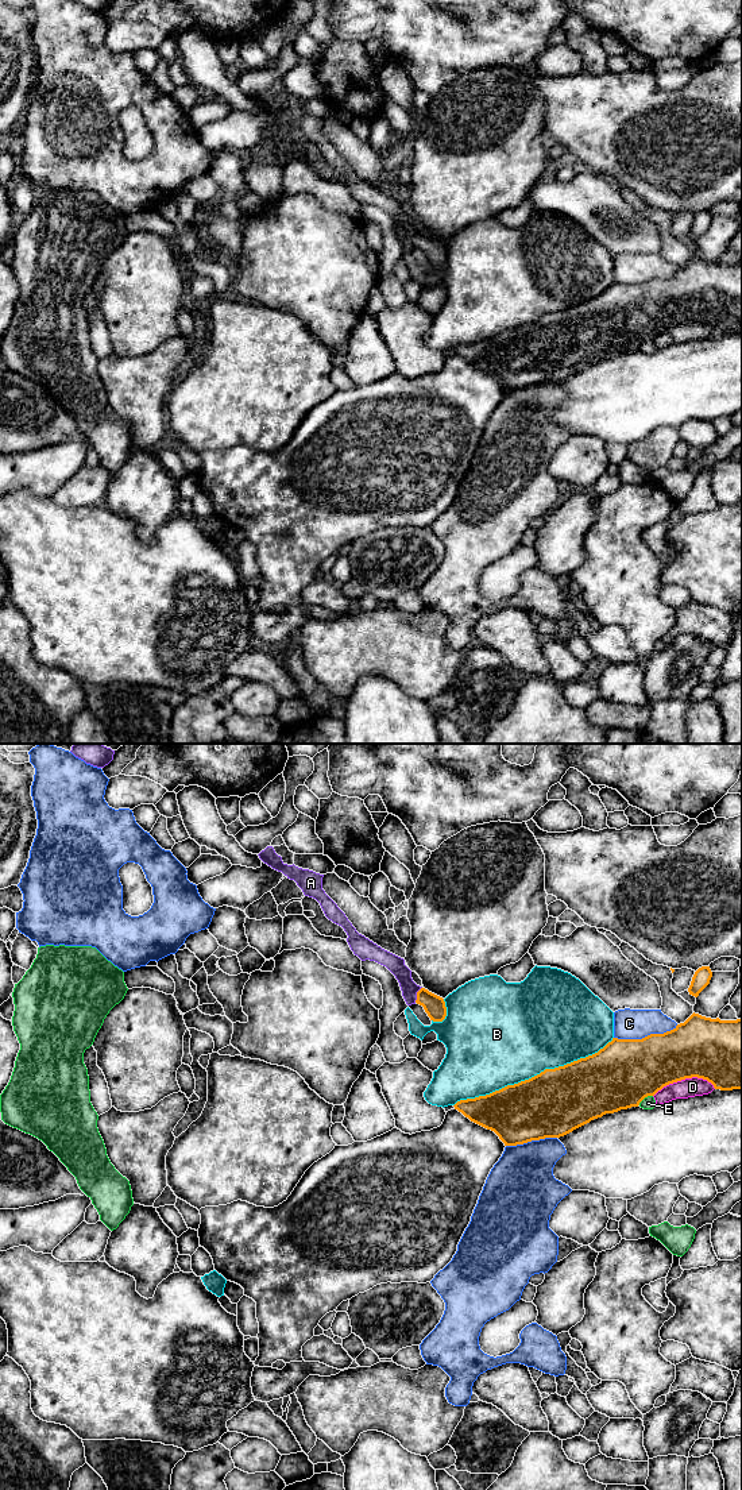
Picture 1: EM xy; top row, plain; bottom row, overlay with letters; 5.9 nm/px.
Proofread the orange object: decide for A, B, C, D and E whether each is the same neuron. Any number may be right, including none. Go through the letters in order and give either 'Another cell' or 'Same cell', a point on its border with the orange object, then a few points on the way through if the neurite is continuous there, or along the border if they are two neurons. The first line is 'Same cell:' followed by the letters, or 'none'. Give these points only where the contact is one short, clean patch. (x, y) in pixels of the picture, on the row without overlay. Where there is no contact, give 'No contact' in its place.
Same cell: A
A: Same cell. Touches orange at xy (417, 239). Path across: xy (435, 250), (417, 239), (394, 208)
B: Another cell. Touches orange at xy (534, 320)
C: Another cell. Touches orange at xy (645, 281)
D: Another cell. Touches orange at xy (684, 323)
E: Another cell. Touches orange at xy (645, 340)

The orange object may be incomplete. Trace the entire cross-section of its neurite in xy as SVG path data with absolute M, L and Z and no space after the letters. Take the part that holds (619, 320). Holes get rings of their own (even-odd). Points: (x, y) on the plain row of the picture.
M693 256L684 267L664 278L650 278L642 283L612 282L592 300L554 313L545 313L529 324L507 329L490 339L460 344L453 351L471 366L494 375L505 390L517 390L564 381L606 358L638 351L645 341L654 340L664 331L692 321L707 324L720 335L742 333L742 263L720 265Z

